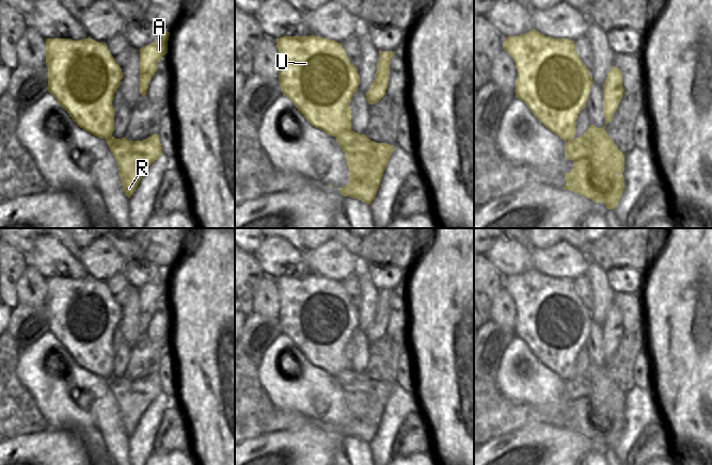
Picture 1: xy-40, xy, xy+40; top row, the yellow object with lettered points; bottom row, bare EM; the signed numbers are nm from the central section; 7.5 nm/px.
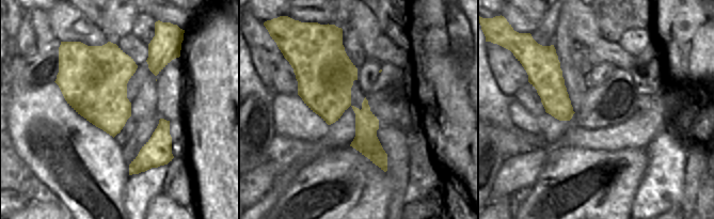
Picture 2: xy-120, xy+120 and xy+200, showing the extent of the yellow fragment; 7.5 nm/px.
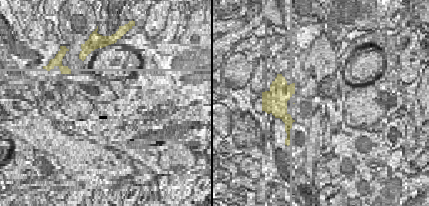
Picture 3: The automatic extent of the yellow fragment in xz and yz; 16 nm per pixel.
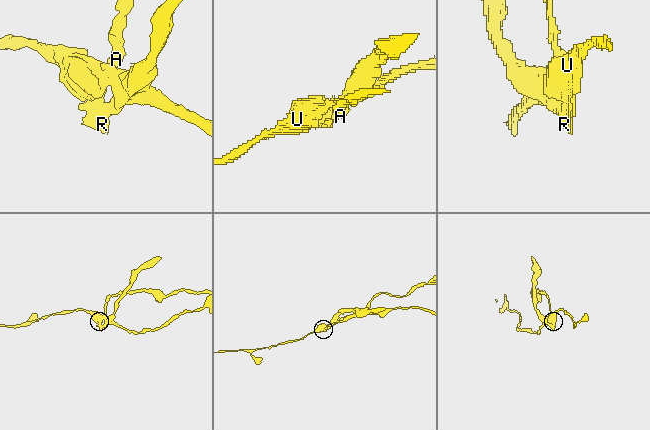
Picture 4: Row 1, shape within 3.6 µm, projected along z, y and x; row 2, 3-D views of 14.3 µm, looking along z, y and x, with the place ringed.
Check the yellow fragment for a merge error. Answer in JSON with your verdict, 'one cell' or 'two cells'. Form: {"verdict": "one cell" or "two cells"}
{"verdict": "two cells"}

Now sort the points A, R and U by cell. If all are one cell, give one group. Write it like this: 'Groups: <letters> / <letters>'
Groups: A R / U

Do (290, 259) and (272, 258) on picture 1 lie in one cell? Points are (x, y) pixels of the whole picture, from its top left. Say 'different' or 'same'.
same

